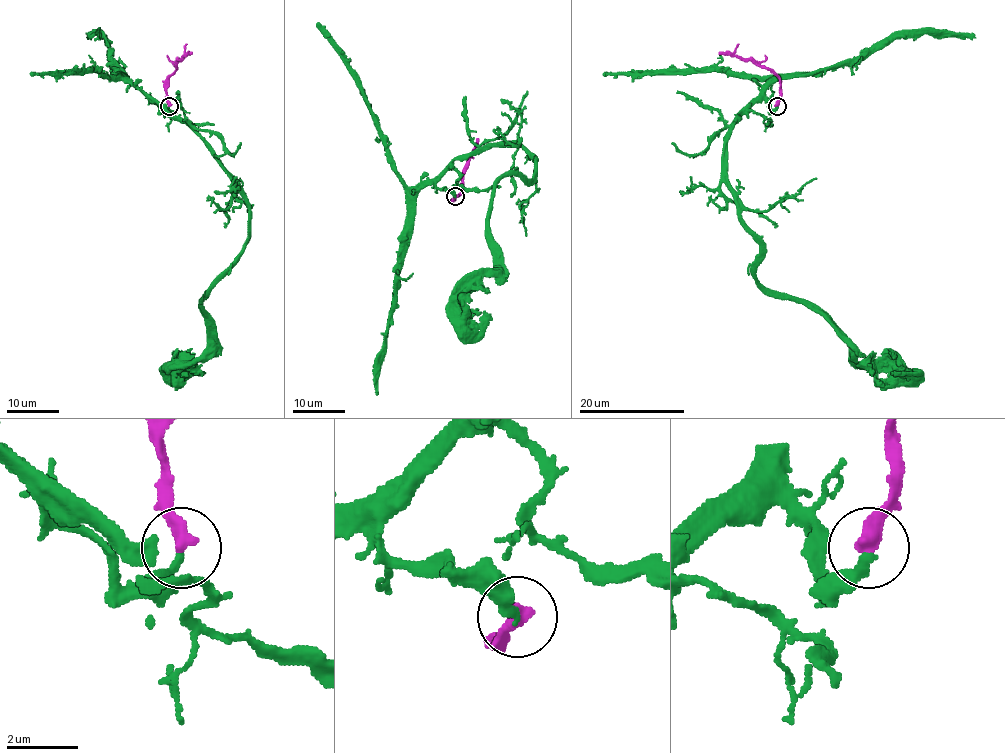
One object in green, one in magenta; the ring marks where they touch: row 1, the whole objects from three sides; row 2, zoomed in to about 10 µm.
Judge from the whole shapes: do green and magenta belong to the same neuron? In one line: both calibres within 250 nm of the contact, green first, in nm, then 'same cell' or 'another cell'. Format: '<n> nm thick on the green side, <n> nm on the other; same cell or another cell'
260 nm thick on the green side, 440 nm on the other; same cell

